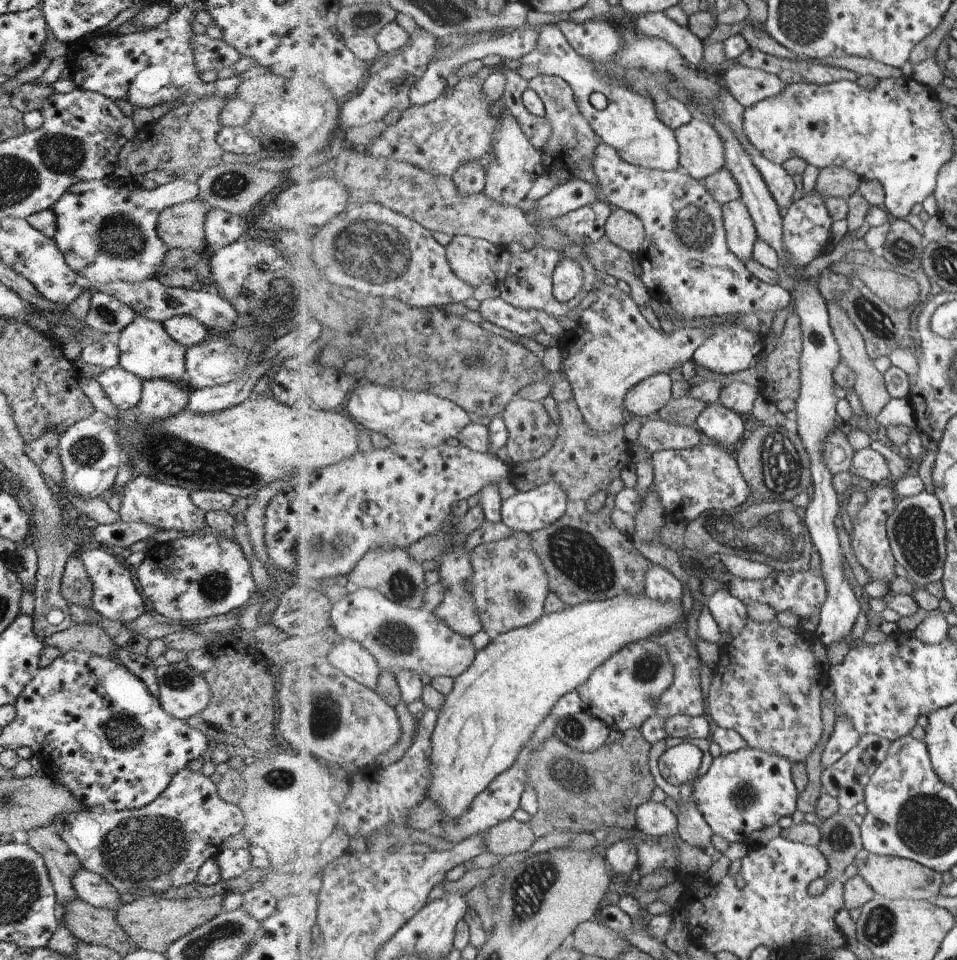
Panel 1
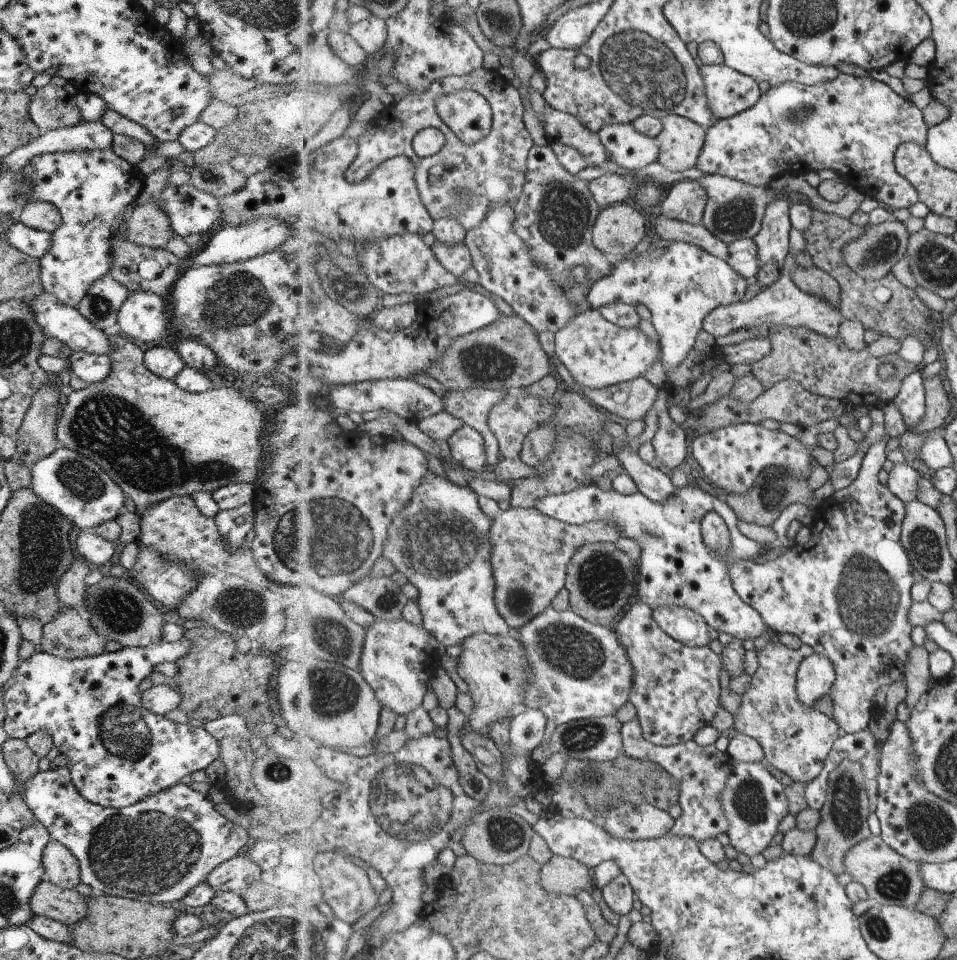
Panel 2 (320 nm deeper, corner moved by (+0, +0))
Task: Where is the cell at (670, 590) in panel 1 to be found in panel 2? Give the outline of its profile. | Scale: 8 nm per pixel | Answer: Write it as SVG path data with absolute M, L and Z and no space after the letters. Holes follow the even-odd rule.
M660 607L653 614L663 630L675 640L691 647L707 647L711 644L710 624L693 609Z

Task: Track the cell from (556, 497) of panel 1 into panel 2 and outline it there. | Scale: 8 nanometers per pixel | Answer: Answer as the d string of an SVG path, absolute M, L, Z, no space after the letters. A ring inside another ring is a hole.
M693 481L676 488L674 495L664 500L664 504L651 500L639 490L624 495L591 484L568 493L546 496L538 500L535 508L570 525L593 521L616 523L623 537L638 542L642 555L637 562L637 596L653 611L660 607L689 608L706 618L718 632L726 632L741 640L755 640L765 634L769 636L769 642L778 642L779 633L775 633L762 614L738 595L728 571L731 559L759 558L769 546L747 538L739 530L739 518L728 501L705 492ZM711 511L718 512L730 528L732 548L727 552L711 551L705 544L702 520Z

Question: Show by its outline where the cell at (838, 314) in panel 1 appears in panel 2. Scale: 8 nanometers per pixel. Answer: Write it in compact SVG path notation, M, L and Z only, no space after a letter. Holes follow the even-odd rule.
M818 265L795 267L792 270L792 279L801 290L812 295L819 295L840 308L842 288L839 281Z

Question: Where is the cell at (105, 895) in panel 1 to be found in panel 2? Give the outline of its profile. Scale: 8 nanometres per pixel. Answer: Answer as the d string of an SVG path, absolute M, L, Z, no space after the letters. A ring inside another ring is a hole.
M50 839L41 855L43 878L59 889L73 889L80 882L77 859L60 842Z

